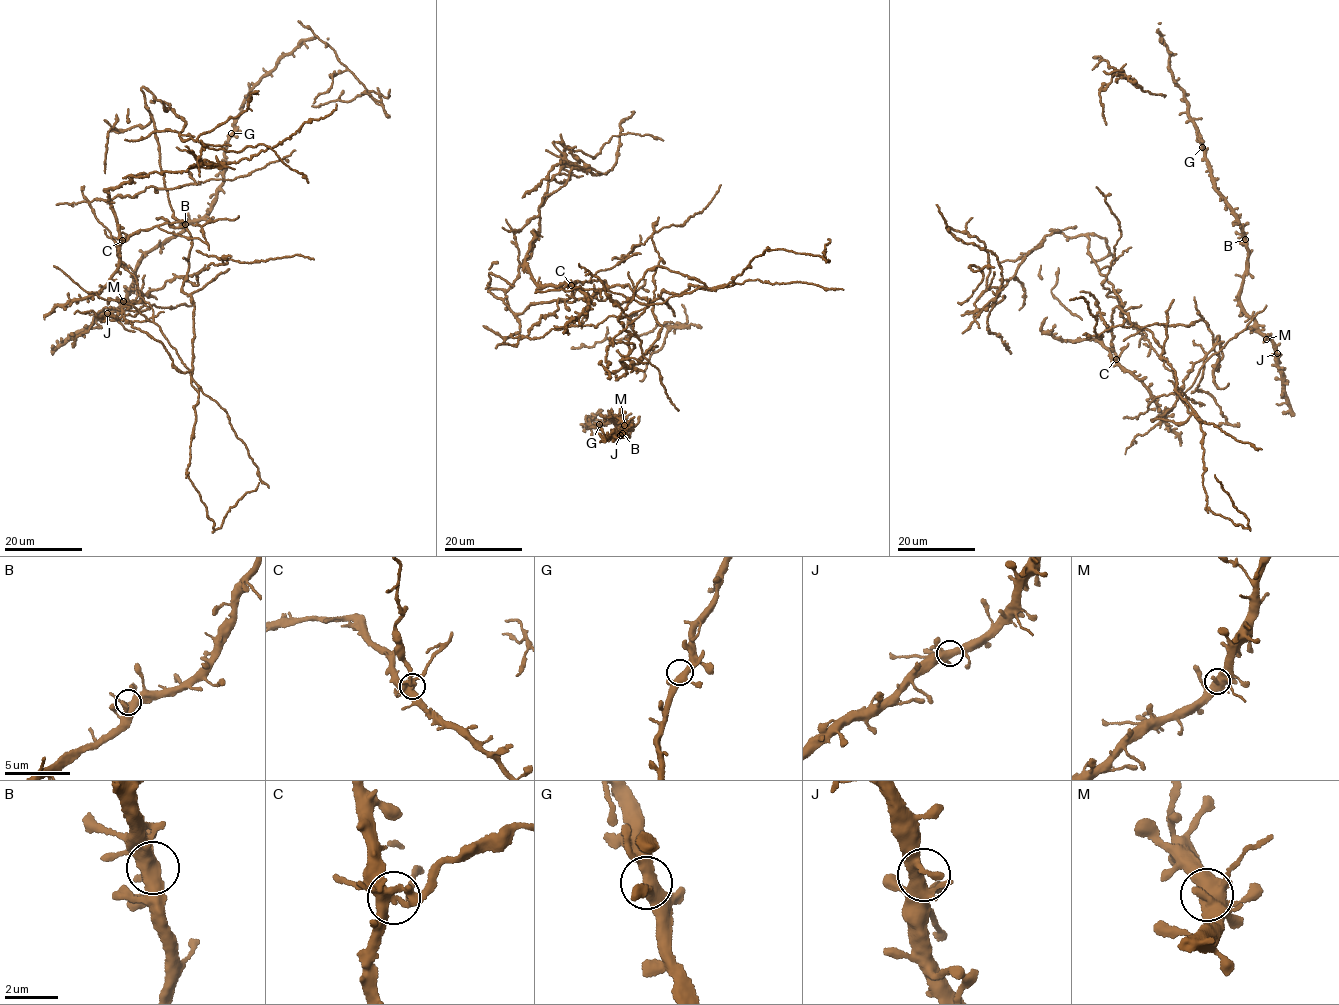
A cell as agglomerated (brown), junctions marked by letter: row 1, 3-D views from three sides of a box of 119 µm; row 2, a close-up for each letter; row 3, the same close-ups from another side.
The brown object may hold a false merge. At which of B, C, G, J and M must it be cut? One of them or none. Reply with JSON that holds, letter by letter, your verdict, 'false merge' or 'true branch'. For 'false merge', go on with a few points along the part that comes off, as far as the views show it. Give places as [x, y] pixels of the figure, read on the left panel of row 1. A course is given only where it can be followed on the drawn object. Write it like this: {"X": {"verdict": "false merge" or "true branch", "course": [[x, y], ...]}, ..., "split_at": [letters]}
{"B": {"verdict": "true branch"}, "C": {"verdict": "false merge"}, "G": {"verdict": "true branch"}, "J": {"verdict": "true branch"}, "M": {"verdict": "true branch"}, "split_at": ["C"]}

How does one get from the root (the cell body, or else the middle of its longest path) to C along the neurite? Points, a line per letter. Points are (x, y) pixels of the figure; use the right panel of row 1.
C: (1164, 419), (1181, 423), (1191, 406), (1177, 391), (1175, 370), (1153, 336), (1117, 307), (1111, 320), (1116, 359)

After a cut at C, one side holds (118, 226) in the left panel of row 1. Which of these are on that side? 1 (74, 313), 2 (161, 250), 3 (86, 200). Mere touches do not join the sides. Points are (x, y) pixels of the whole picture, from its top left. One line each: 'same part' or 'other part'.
1: other part
2: same part
3: other part

